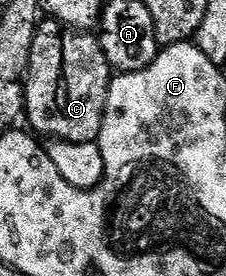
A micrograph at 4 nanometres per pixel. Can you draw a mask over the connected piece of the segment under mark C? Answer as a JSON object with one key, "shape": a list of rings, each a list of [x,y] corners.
{"shape":[[[52,17],[38,26],[24,80],[24,114],[33,122],[34,132],[43,131],[47,137],[72,143],[96,142],[102,129],[113,70],[100,38],[91,34],[67,28]]]}

